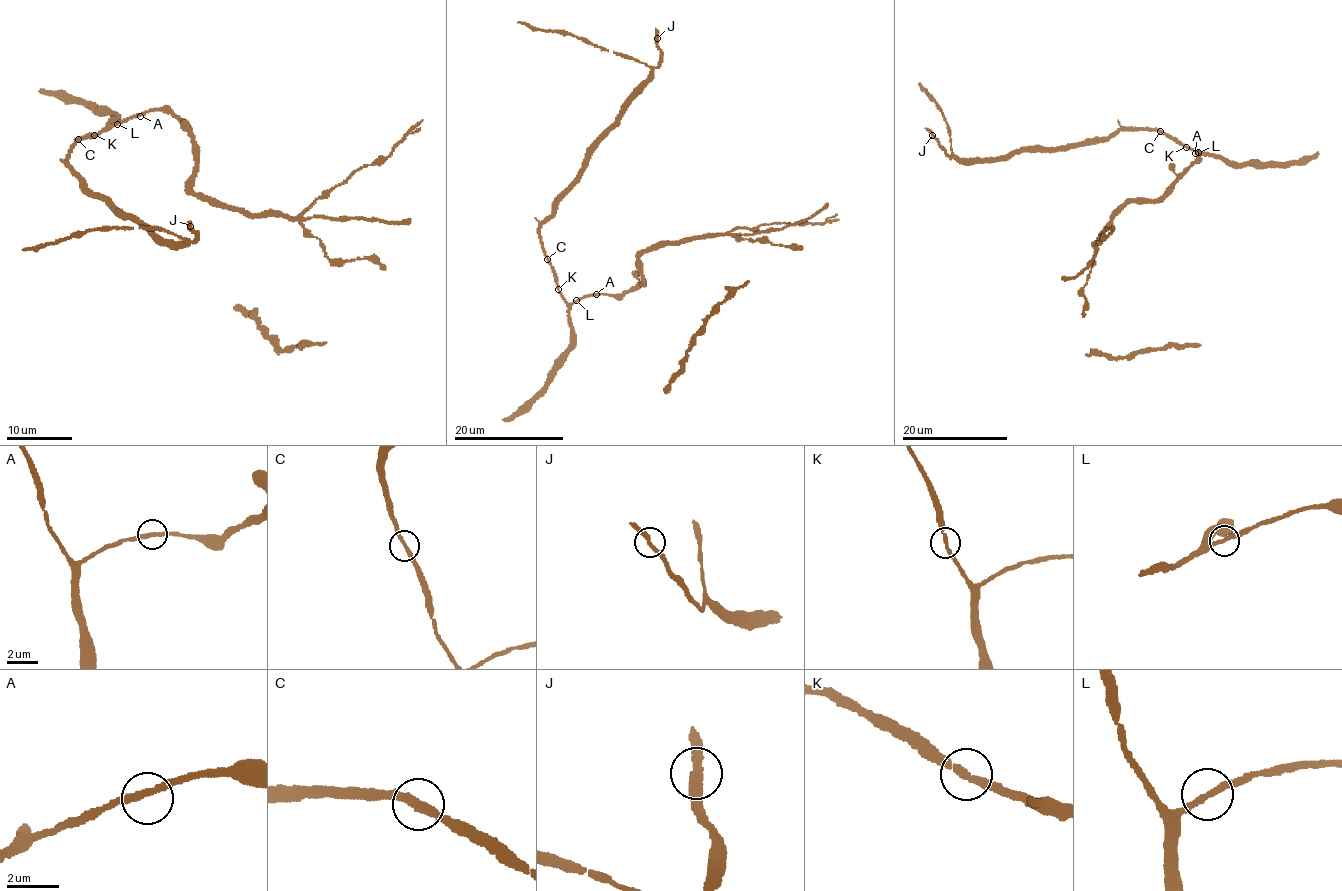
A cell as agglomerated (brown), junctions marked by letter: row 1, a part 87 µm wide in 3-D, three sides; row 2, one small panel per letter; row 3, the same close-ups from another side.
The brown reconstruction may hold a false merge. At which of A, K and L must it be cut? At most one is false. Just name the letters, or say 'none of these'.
none of these

